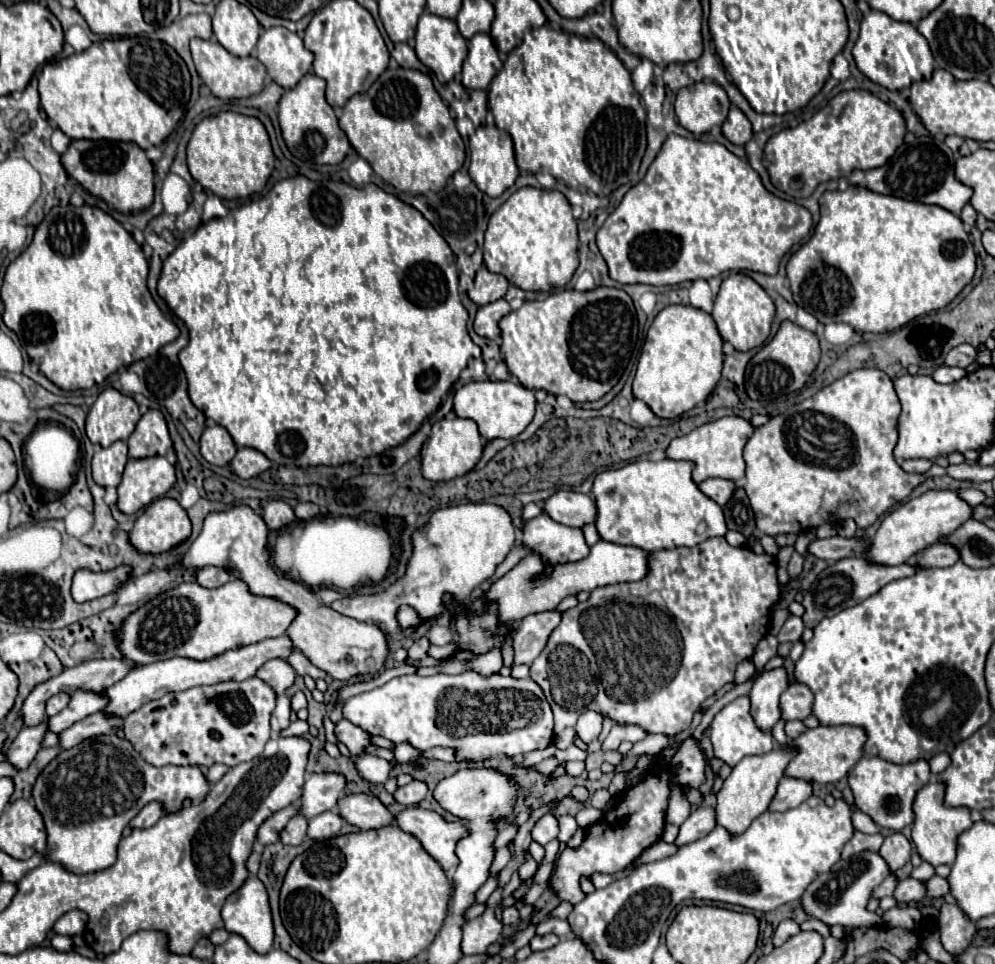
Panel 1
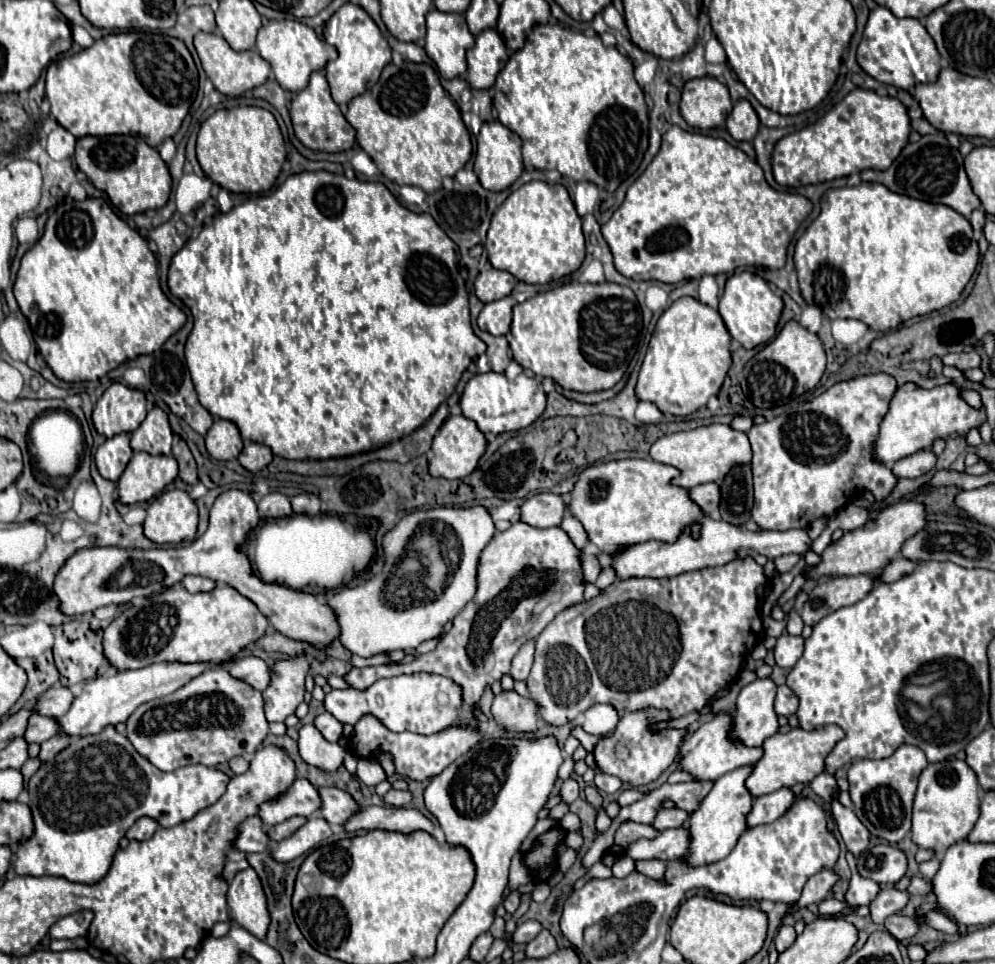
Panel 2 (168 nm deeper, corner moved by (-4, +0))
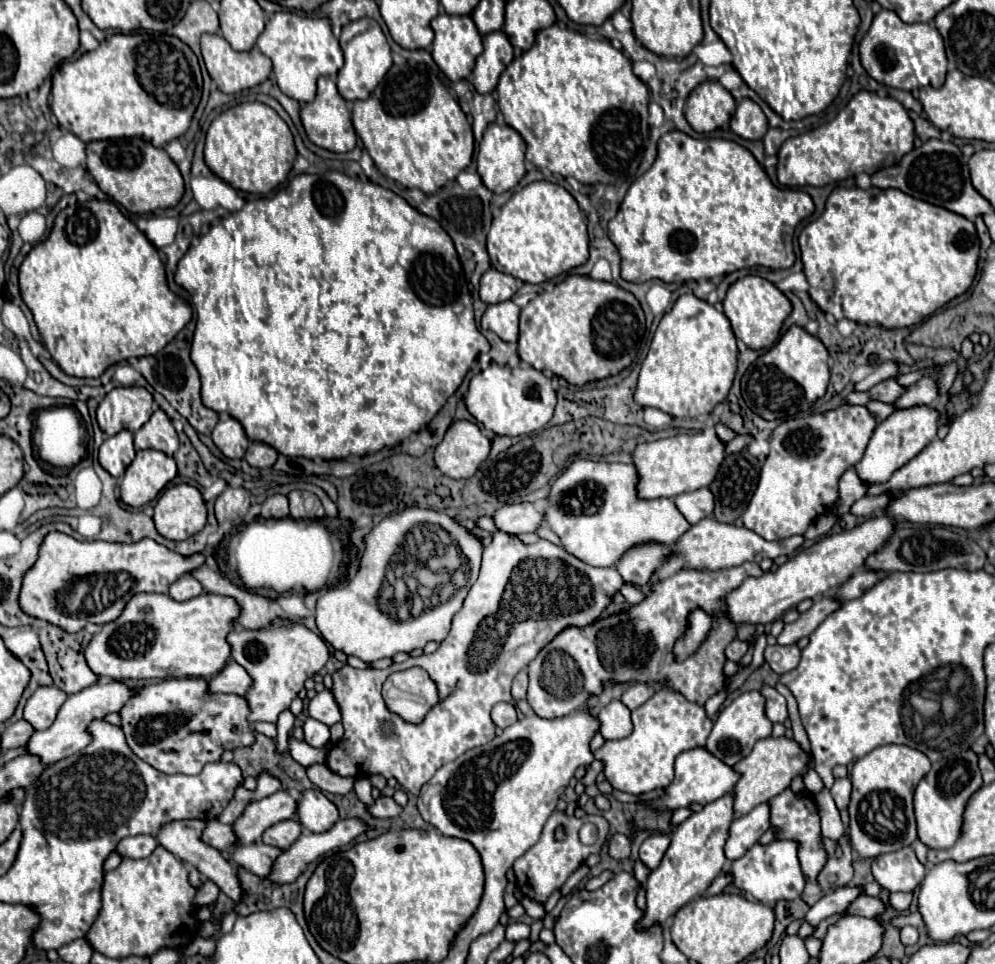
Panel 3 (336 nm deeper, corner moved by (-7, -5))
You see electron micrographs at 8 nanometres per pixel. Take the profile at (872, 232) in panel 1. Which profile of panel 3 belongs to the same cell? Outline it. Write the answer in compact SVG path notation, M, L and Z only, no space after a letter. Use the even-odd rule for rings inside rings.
M835 188L831 192L831 196L827 198L825 204L825 212L821 214L821 218L817 218L815 222L811 222L809 226L805 226L799 234L799 246L801 246L801 260L803 260L803 272L807 276L809 282L809 296L811 300L815 300L815 304L827 312L833 314L835 320L853 320L859 324L879 324L885 328L907 328L907 326L915 326L921 320L925 320L927 316L931 316L935 310L943 308L947 302L951 302L953 298L965 294L969 290L969 286L975 280L977 274L977 262L979 262L979 238L975 232L975 224L955 212L949 212L945 208L939 208L935 204L917 200L913 196L903 194L901 190L881 190L881 188Z

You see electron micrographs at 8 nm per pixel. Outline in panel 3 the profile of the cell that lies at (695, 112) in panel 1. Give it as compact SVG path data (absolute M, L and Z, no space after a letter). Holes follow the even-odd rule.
M717 80L699 84L687 100L687 122L695 132L713 132L735 114L735 100Z

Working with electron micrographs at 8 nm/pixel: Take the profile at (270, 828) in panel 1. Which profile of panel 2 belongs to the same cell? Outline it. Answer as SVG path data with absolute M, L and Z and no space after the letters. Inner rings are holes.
M248 817L242 823L238 823L238 835L234 839L234 849L242 853L256 853L256 851L266 851L268 849L268 835L260 823L260 819Z

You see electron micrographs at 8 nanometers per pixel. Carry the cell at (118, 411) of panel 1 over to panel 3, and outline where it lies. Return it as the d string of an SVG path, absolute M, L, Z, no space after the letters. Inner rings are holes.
M113 388L97 408L99 428L107 436L129 430L137 432L153 414L153 396L145 388Z

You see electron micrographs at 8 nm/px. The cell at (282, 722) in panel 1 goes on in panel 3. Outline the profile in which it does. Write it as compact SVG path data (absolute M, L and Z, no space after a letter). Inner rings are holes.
M275 620L269 628L259 632L233 630L227 640L231 644L231 658L239 662L253 678L253 686L245 694L251 708L251 722L261 720L275 724L279 714L289 710L305 680L315 676L315 672L319 672L329 658L327 644L321 636L313 634L303 624L291 624L285 620Z

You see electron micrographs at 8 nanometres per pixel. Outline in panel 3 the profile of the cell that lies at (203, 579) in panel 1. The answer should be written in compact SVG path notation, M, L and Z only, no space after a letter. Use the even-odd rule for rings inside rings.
M185 574L185 576L181 576L175 584L171 584L171 588L169 588L169 596L173 598L173 600L191 600L191 598L195 598L195 596L199 596L199 594L203 594L205 590L203 590L203 586L201 586L201 582L199 580L195 580L191 574Z

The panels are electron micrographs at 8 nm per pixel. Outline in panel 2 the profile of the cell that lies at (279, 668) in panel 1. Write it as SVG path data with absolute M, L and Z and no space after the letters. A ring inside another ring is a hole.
M242 657L236 659L230 667L228 673L248 685L252 685L258 691L264 691L264 687L268 687L268 665L258 659L258 657Z

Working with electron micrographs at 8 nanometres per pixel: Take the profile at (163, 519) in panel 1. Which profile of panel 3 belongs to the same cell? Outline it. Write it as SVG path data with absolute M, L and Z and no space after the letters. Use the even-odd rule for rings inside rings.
M189 484L167 488L155 504L153 522L167 540L187 540L203 530L207 508L201 492Z

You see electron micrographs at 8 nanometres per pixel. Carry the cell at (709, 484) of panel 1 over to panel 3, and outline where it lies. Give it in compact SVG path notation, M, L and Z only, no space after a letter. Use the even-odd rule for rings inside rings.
M699 488L695 492L687 492L687 494L679 494L675 498L675 504L679 508L679 512L685 516L685 520L689 524L697 524L699 520L713 516L713 506L715 506L715 498L711 496L709 488Z

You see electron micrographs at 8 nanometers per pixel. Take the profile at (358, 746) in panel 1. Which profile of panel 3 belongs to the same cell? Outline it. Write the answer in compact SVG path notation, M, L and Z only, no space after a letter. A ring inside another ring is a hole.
M307 718L305 724L303 724L303 730L305 730L305 742L309 746L315 746L315 748L321 748L329 742L331 734L329 734L329 726L325 724L319 724L319 720L311 720Z

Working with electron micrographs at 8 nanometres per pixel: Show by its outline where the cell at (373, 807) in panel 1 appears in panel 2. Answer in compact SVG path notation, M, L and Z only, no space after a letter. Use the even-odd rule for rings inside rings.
M320 787L318 793L322 799L318 813L330 825L342 825L358 811L358 805L350 797L350 793L342 791L338 787Z

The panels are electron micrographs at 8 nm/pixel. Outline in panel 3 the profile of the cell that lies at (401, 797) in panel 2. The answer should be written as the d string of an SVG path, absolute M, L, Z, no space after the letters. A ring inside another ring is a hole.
M381 796L381 798L377 798L377 800L369 806L369 812L371 812L375 818L393 818L393 816L399 816L401 810L403 810L403 808L401 808L391 796Z

